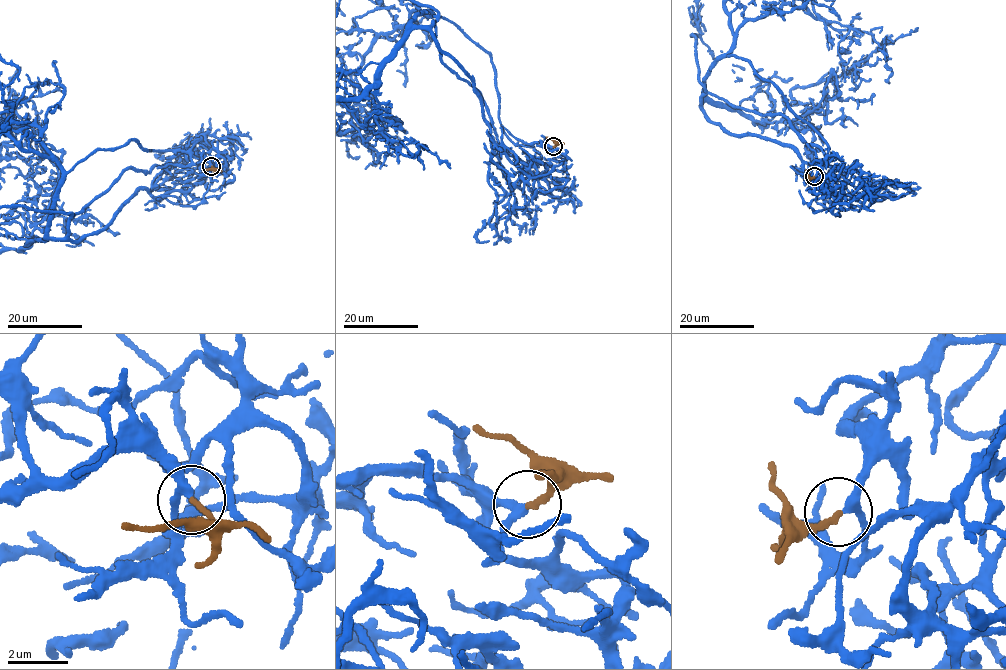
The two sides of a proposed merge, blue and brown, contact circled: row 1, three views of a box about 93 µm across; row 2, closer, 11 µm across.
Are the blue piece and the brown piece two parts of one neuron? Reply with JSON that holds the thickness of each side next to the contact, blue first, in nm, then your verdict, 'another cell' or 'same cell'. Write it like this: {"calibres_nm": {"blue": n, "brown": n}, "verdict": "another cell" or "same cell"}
{"calibres_nm": {"blue": 240, "brown": 180}, "verdict": "same cell"}

